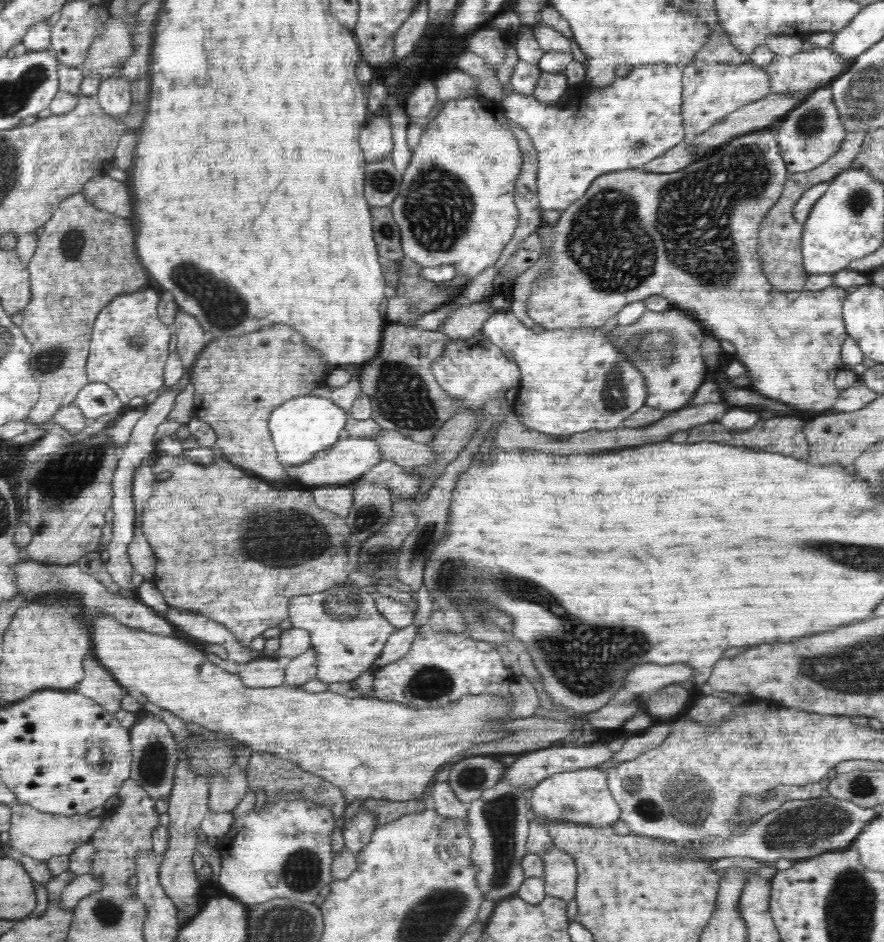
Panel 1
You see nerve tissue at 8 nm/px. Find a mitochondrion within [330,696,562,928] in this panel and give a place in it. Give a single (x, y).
(499, 813)

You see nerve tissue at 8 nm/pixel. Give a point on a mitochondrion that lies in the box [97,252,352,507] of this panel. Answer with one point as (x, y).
(187, 276)

